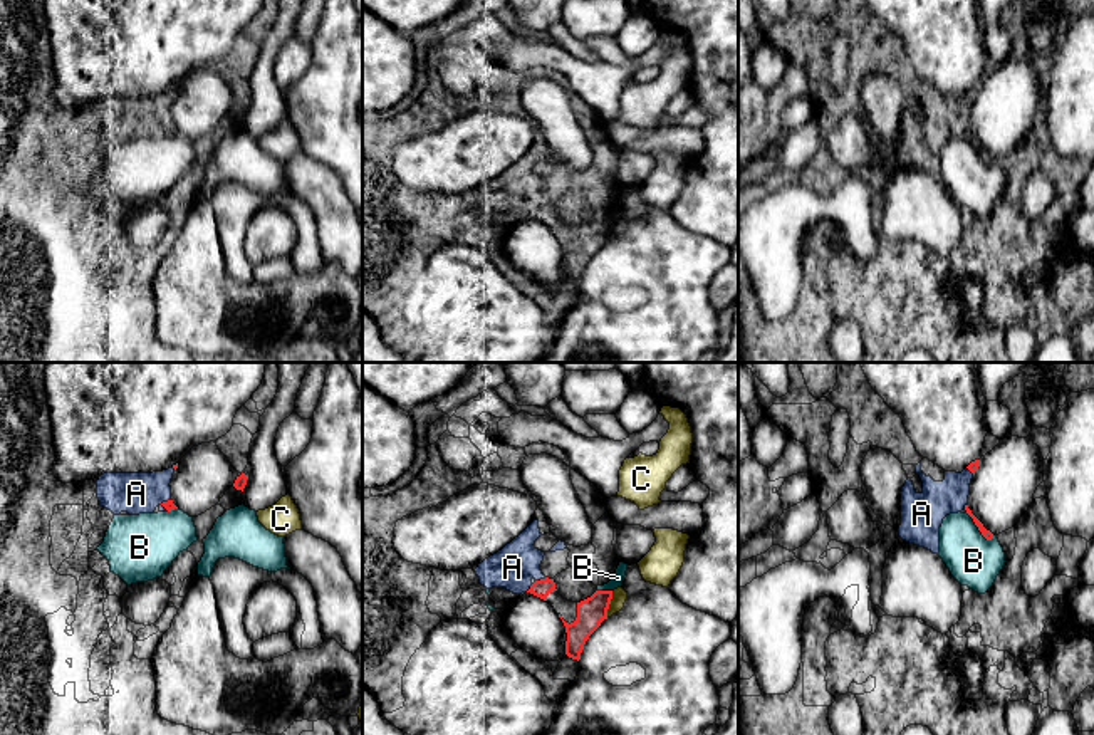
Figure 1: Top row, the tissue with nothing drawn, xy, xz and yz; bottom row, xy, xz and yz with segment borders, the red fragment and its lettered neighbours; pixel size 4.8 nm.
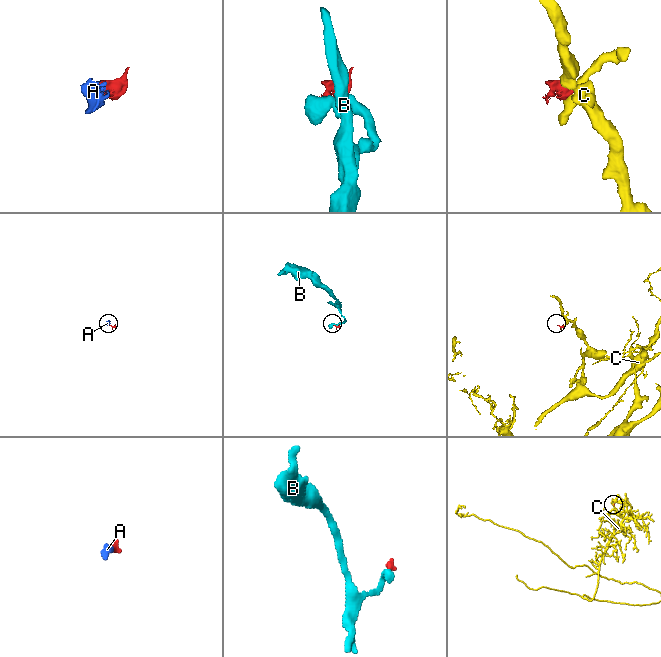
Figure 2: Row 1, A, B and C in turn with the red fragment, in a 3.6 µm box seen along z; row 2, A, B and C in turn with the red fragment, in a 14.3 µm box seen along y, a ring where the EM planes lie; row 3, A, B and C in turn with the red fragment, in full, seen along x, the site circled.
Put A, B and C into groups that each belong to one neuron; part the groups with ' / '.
A / B / C

